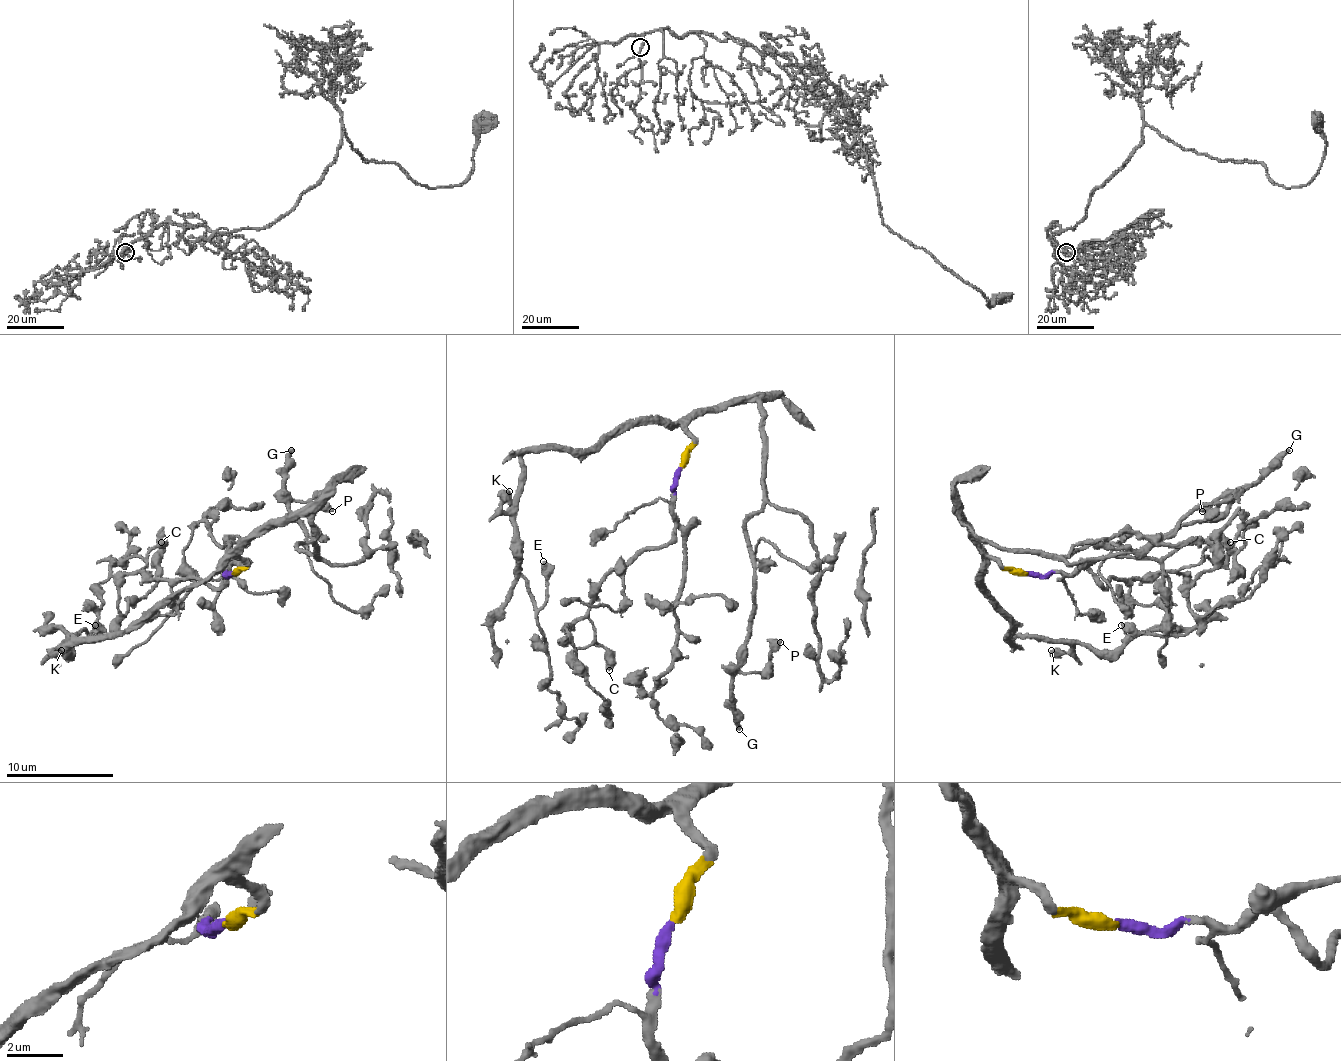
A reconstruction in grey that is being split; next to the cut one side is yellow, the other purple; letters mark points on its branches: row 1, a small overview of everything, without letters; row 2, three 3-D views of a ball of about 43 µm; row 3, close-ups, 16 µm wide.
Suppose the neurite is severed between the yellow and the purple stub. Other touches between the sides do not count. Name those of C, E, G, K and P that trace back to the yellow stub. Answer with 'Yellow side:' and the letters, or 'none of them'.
Yellow side: E, G, K, P

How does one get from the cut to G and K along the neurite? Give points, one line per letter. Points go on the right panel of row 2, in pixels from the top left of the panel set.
G: (1027, 573), (989, 557), (962, 514), (1005, 549), (1147, 549), (1215, 520), (1290, 450)
K: (1027, 573), (984, 557), (984, 589), (1011, 616), (1011, 638), (1070, 646), (1051, 651)

